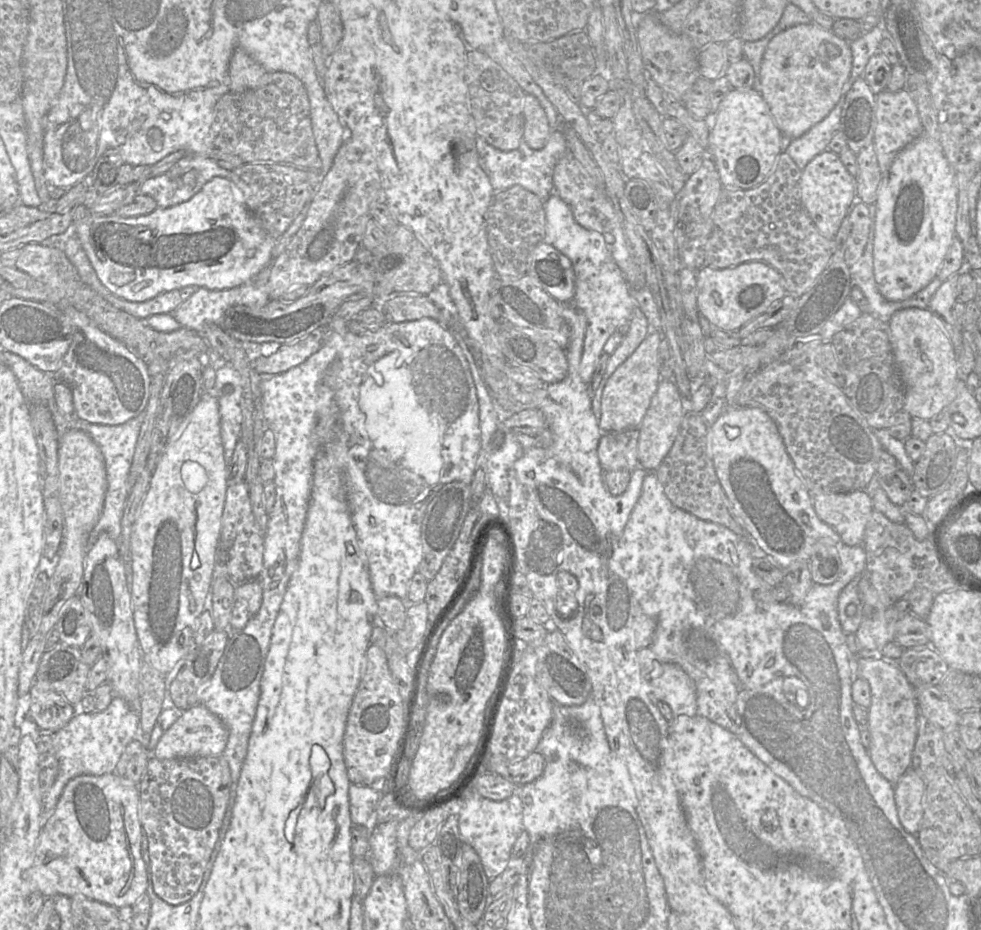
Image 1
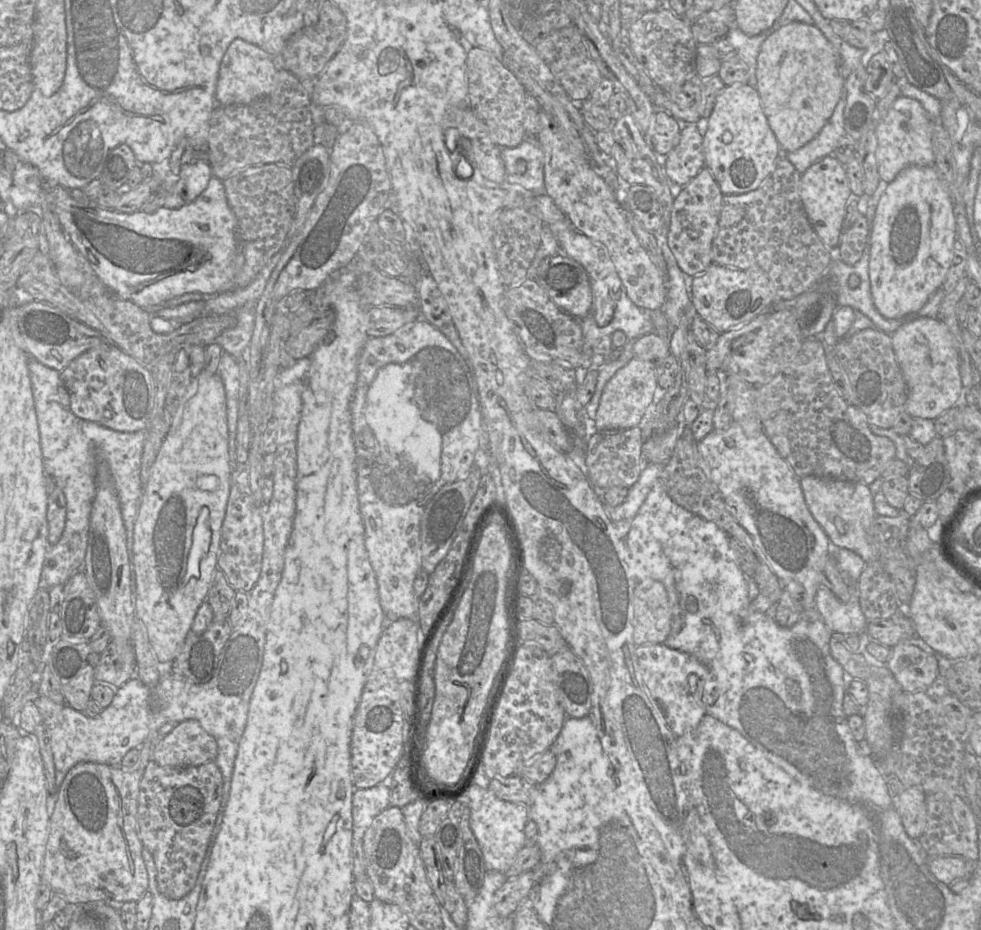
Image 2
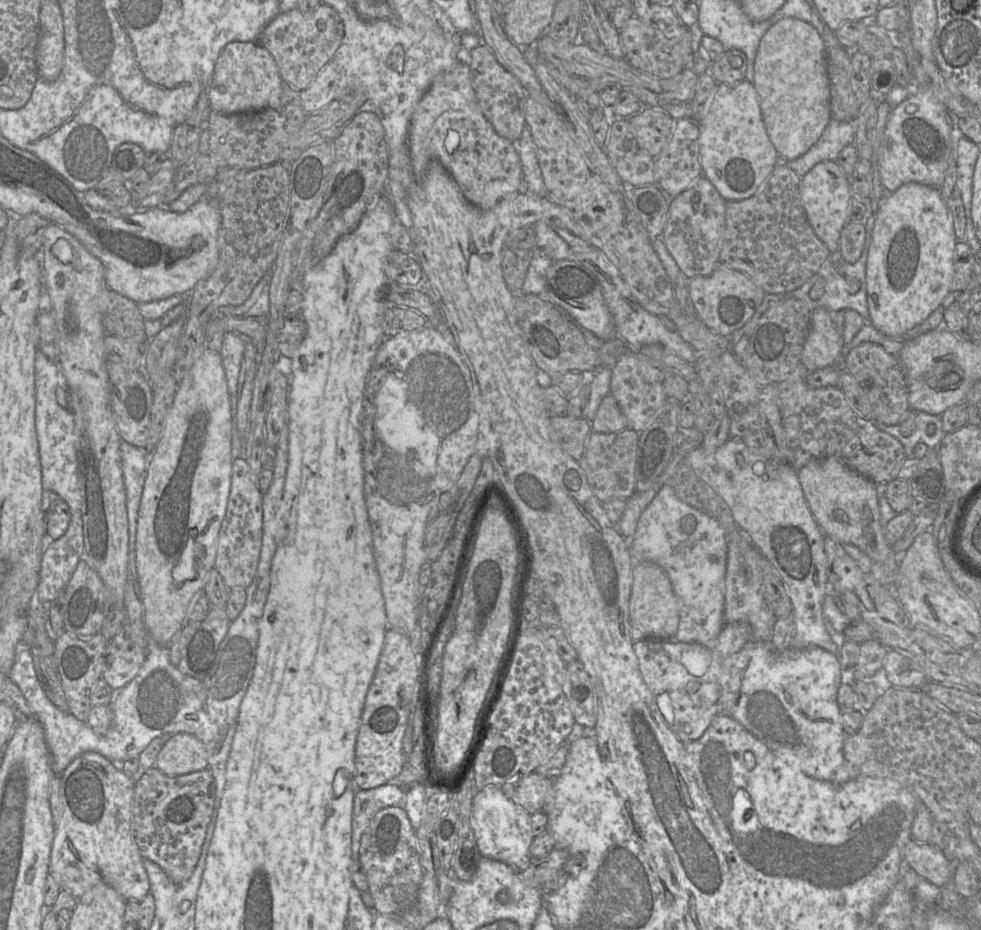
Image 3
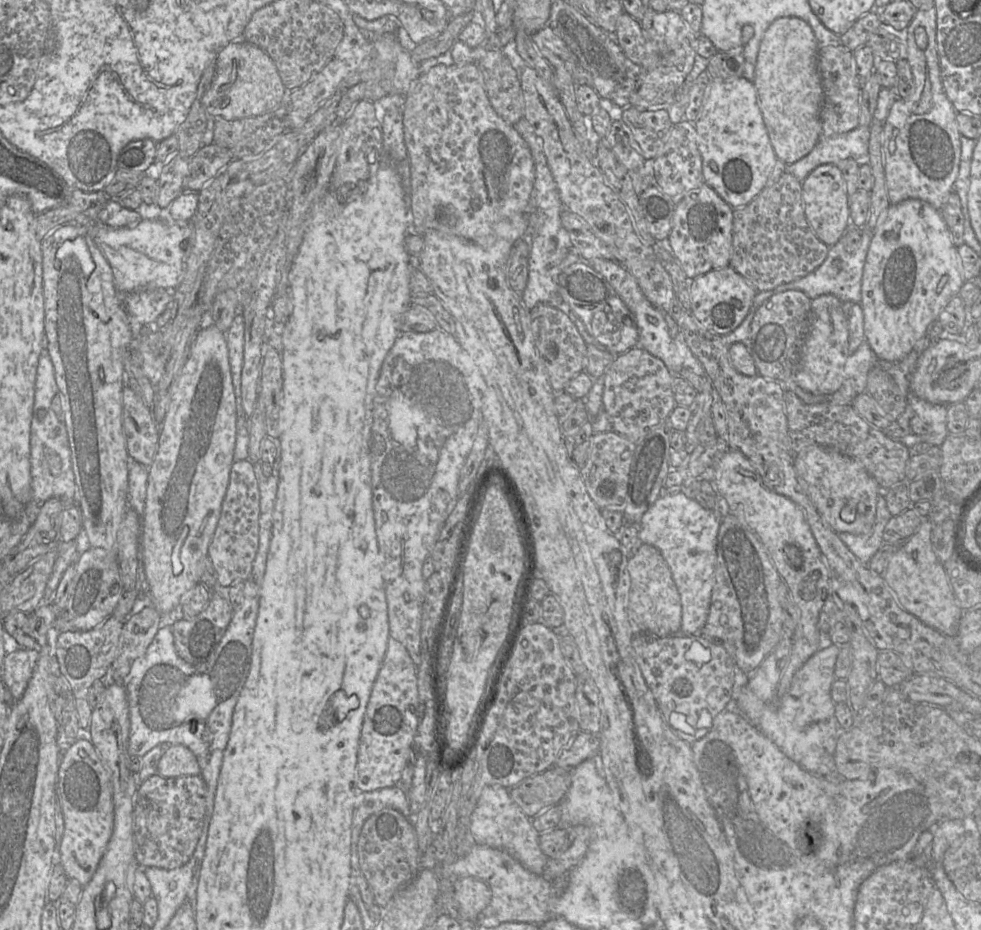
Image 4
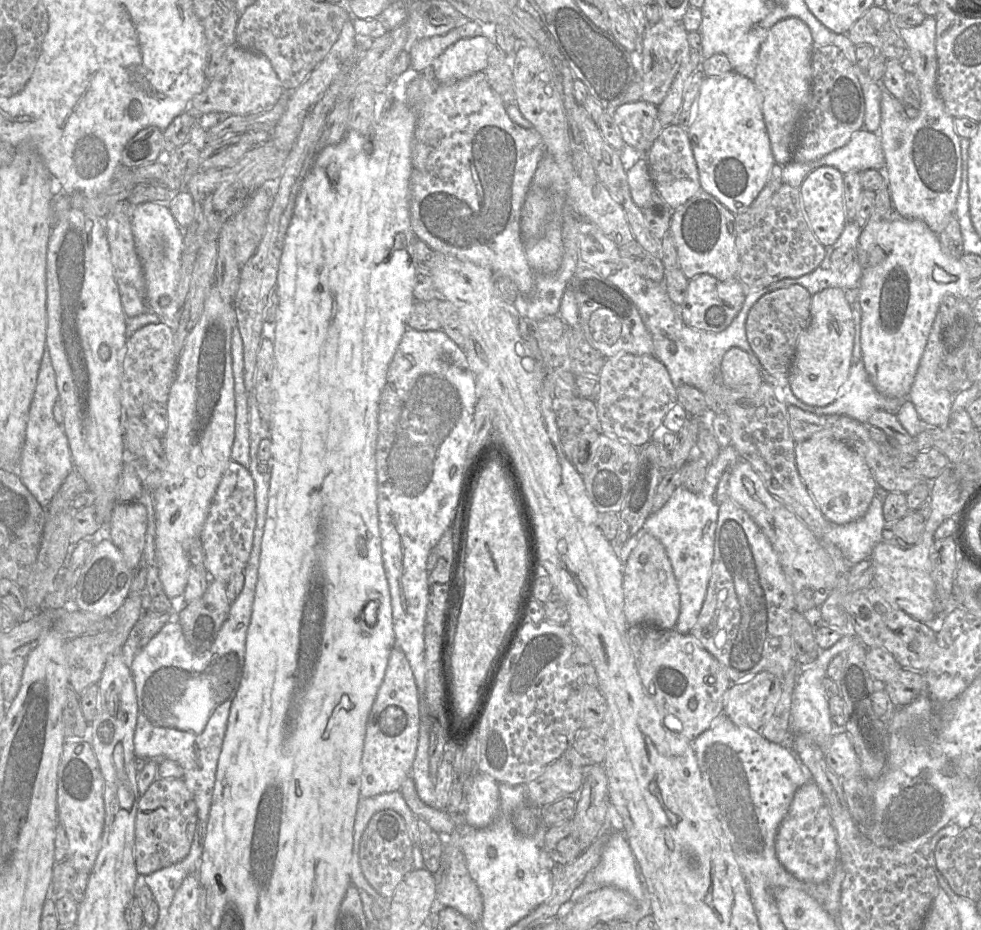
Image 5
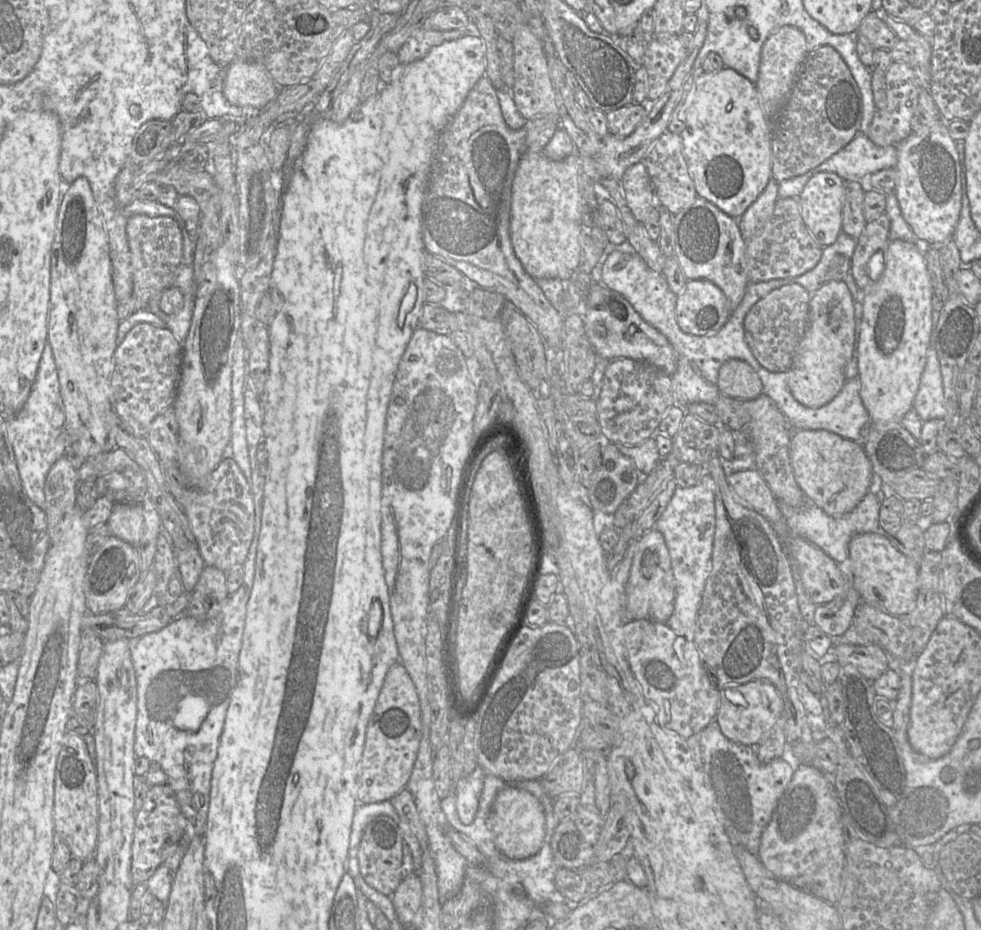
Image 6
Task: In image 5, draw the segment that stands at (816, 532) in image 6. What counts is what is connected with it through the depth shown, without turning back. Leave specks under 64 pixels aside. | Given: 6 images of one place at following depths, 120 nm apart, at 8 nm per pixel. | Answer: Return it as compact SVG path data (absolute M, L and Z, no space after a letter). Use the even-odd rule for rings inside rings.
M874 496L861 518L842 525L831 524L828 540L841 550L850 563L859 564L870 559L873 548L883 541L884 525L883 502Z

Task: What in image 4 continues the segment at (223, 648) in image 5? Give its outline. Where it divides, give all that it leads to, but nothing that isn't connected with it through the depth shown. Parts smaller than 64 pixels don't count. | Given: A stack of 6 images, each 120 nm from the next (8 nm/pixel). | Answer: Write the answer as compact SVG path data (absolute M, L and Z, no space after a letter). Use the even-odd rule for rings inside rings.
M279 458L272 464L272 474L268 479L263 479L260 462L256 464L256 469L254 470L256 479L258 482L260 480L259 546L253 561L251 573L244 582L243 602L239 608L234 610L231 621L215 652L203 664L191 665L187 663L176 652L171 626L162 625L145 654L134 661L130 673L123 680L130 718L129 755L131 757L143 757L155 746L162 743L171 745L180 744L190 749L197 758L200 767L199 775L203 778L207 786L204 825L210 825L224 751L231 732L234 708L250 671L253 634L259 610L259 599L266 560L272 538L273 511L279 482Z

